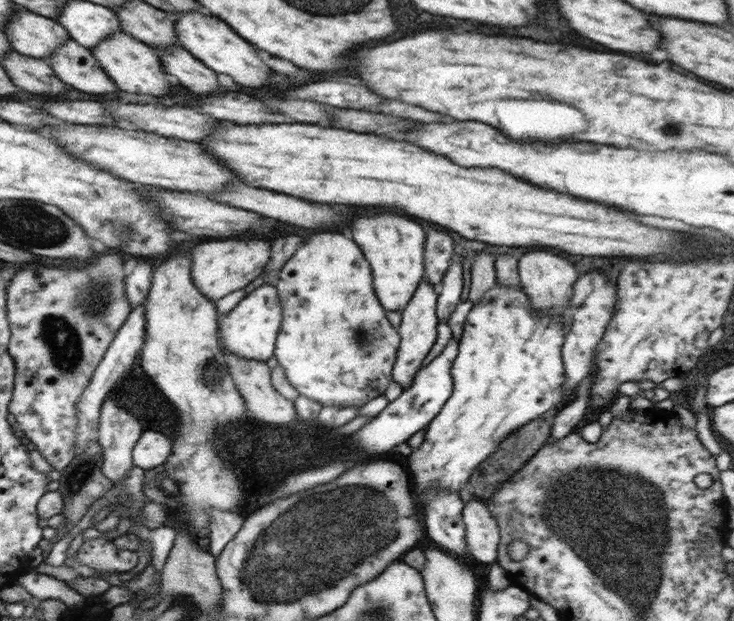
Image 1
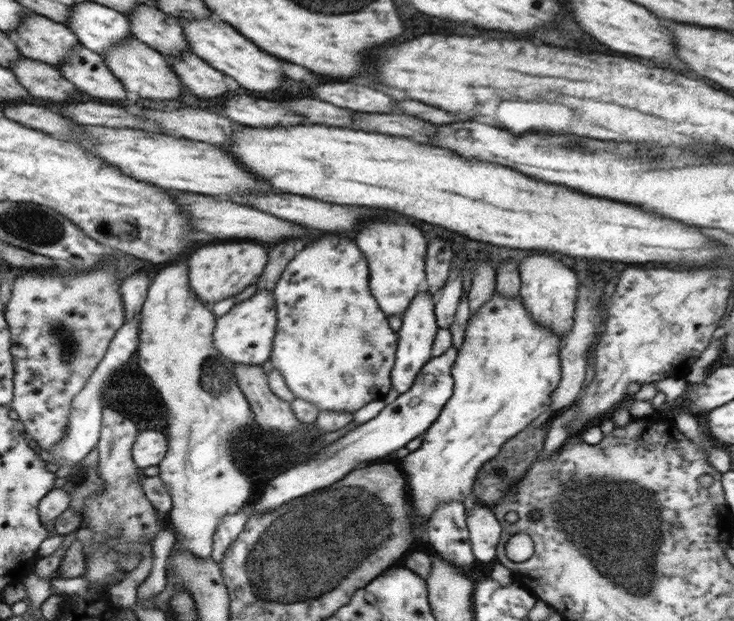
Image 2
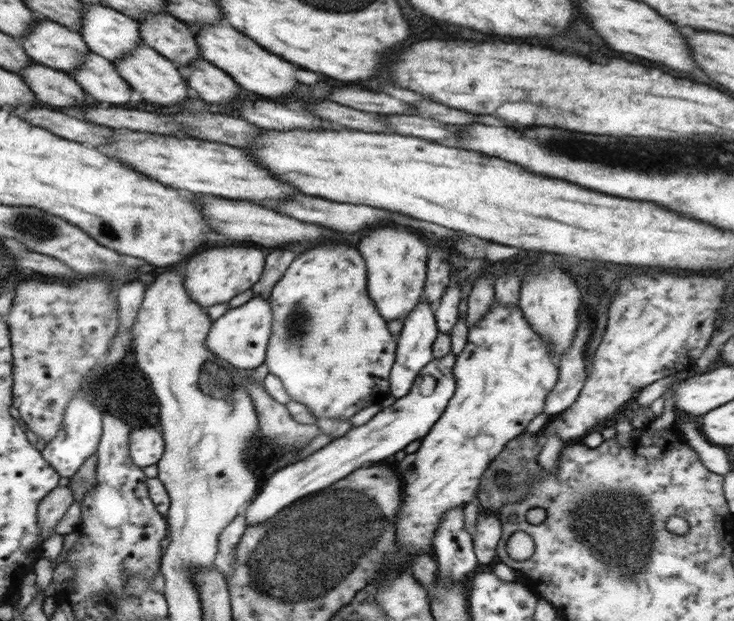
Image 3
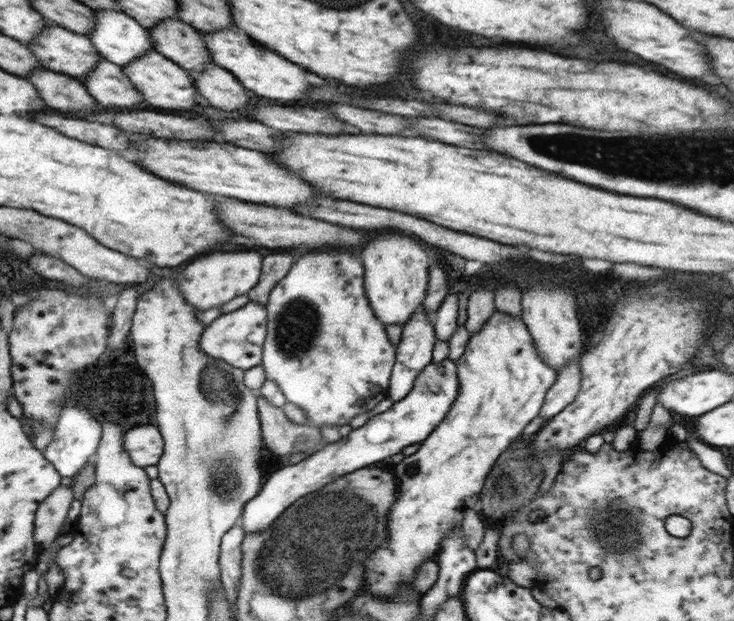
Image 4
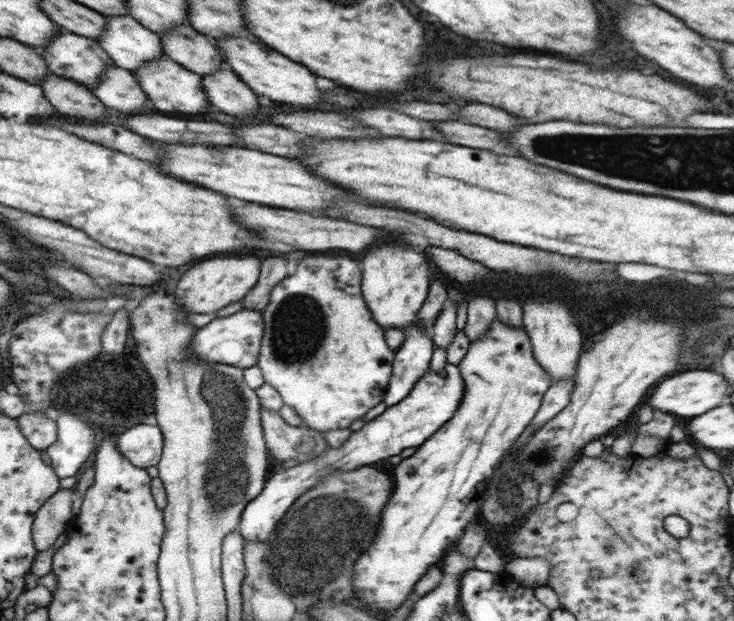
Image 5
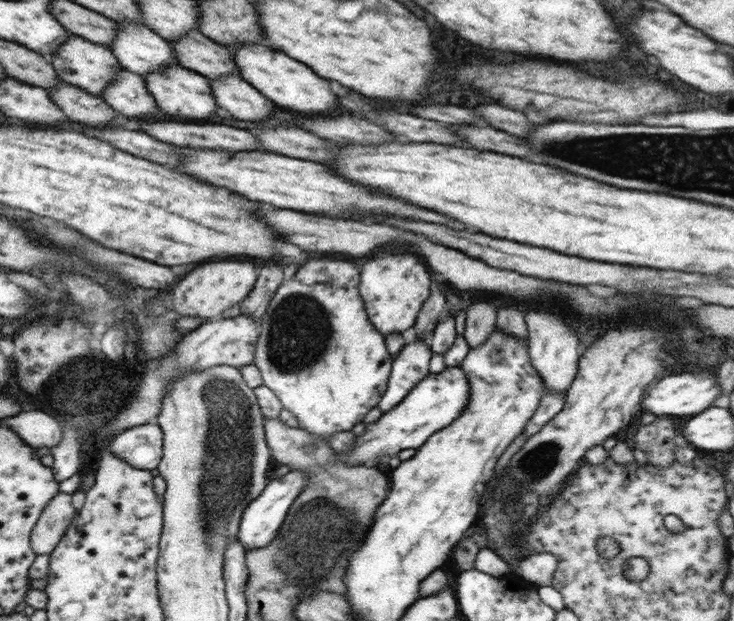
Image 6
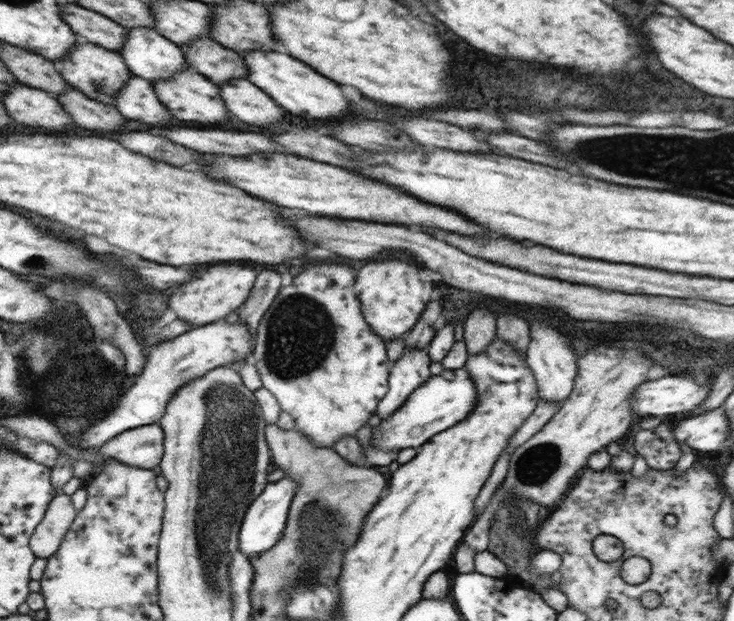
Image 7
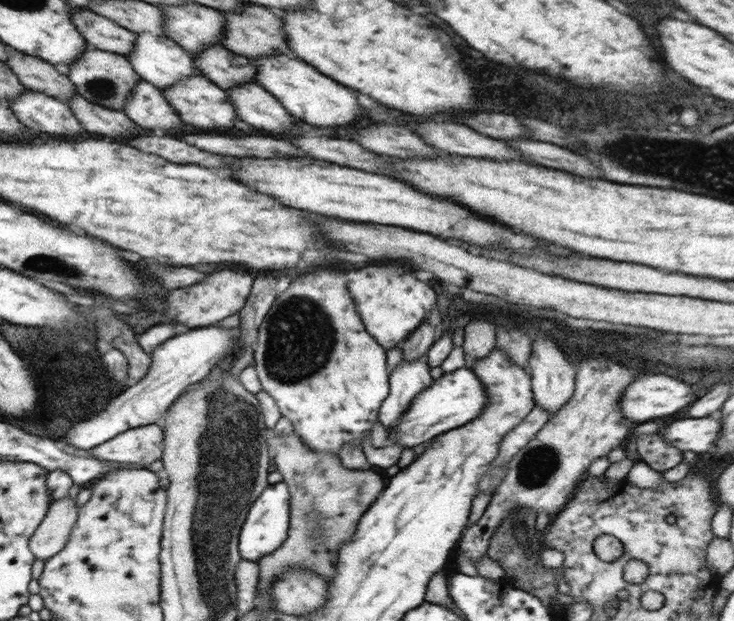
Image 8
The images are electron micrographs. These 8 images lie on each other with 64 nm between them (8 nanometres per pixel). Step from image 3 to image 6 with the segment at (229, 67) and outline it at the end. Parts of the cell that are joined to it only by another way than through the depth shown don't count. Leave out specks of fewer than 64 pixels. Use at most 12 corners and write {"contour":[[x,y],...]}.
{"contour":[[234,44],[240,76],[272,102],[328,114],[336,96],[302,62]]}

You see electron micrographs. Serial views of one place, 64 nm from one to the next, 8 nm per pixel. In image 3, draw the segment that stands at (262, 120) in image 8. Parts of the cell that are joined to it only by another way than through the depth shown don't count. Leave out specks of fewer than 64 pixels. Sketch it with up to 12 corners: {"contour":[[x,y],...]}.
{"contour":[[202,57],[178,67],[188,87],[210,104],[240,92],[226,72]]}

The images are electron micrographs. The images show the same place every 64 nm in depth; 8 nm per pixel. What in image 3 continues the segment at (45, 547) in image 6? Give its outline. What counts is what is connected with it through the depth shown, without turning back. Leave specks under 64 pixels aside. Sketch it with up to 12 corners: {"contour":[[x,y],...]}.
{"contour":[[67,486],[54,488],[39,501],[37,523],[42,541],[74,501]]}

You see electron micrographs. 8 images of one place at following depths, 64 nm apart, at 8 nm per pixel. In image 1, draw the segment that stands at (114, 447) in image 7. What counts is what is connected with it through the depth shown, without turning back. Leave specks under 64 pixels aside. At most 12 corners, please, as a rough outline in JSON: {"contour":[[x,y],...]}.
{"contour":[[144,430],[133,463],[144,470],[165,464],[172,441]]}

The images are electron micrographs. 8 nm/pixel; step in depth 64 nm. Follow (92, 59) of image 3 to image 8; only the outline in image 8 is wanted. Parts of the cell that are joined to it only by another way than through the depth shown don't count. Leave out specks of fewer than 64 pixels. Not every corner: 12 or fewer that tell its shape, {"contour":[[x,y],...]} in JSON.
{"contour":[[142,80],[124,106],[142,130],[190,132],[162,90]]}

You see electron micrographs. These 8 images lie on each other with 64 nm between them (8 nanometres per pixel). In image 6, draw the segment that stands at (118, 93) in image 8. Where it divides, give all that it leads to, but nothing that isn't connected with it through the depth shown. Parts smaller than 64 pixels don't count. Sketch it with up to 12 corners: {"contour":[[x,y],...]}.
{"contour":[[72,34],[48,59],[60,81],[101,99],[123,69]]}

